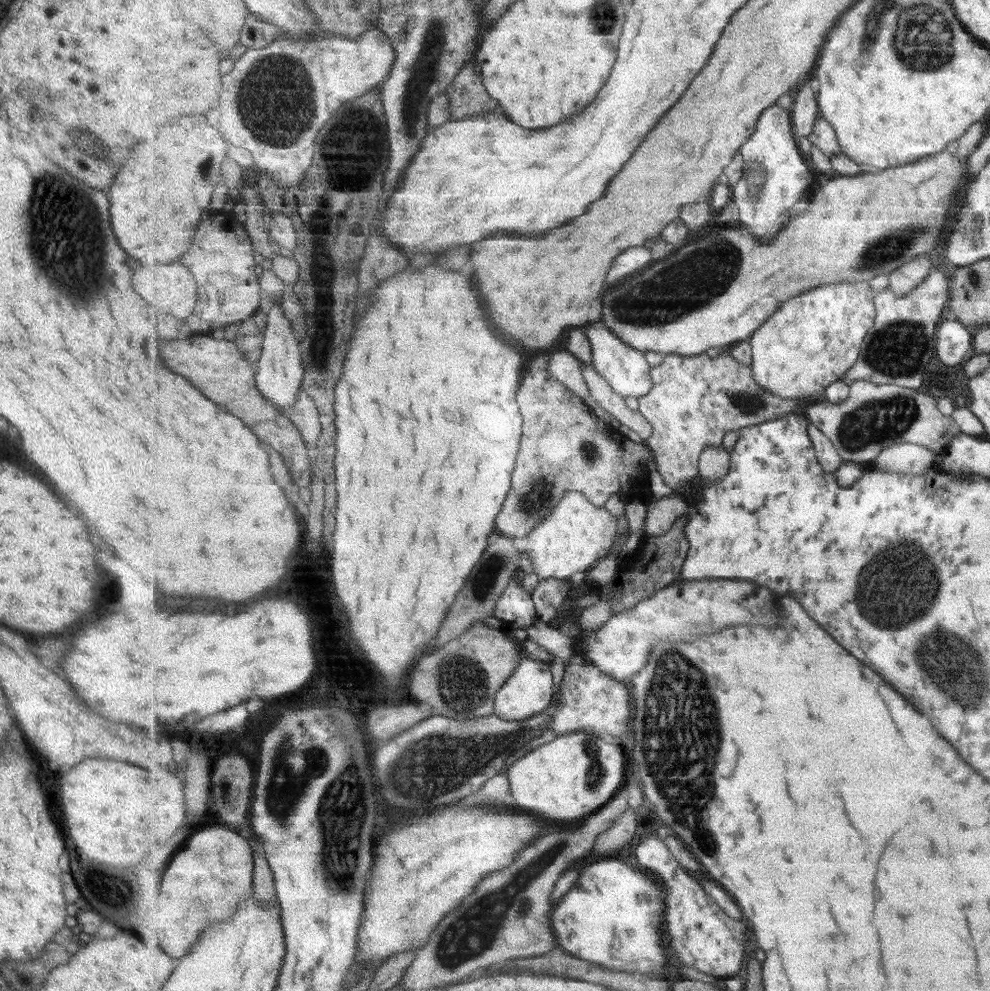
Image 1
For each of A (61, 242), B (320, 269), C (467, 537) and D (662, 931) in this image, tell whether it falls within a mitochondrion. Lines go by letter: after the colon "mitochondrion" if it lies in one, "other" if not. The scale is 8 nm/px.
A: mitochondrion
B: other
C: other
D: other

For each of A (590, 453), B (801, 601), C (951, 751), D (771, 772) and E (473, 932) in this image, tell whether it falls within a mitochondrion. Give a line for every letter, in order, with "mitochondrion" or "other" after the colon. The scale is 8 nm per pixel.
A: mitochondrion
B: other
C: other
D: other
E: mitochondrion

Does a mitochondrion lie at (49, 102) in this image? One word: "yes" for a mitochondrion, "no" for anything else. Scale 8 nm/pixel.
no

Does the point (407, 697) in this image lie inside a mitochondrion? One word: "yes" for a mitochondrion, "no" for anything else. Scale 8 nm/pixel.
no

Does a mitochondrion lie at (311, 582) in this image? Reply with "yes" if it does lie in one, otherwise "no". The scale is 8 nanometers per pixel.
no

